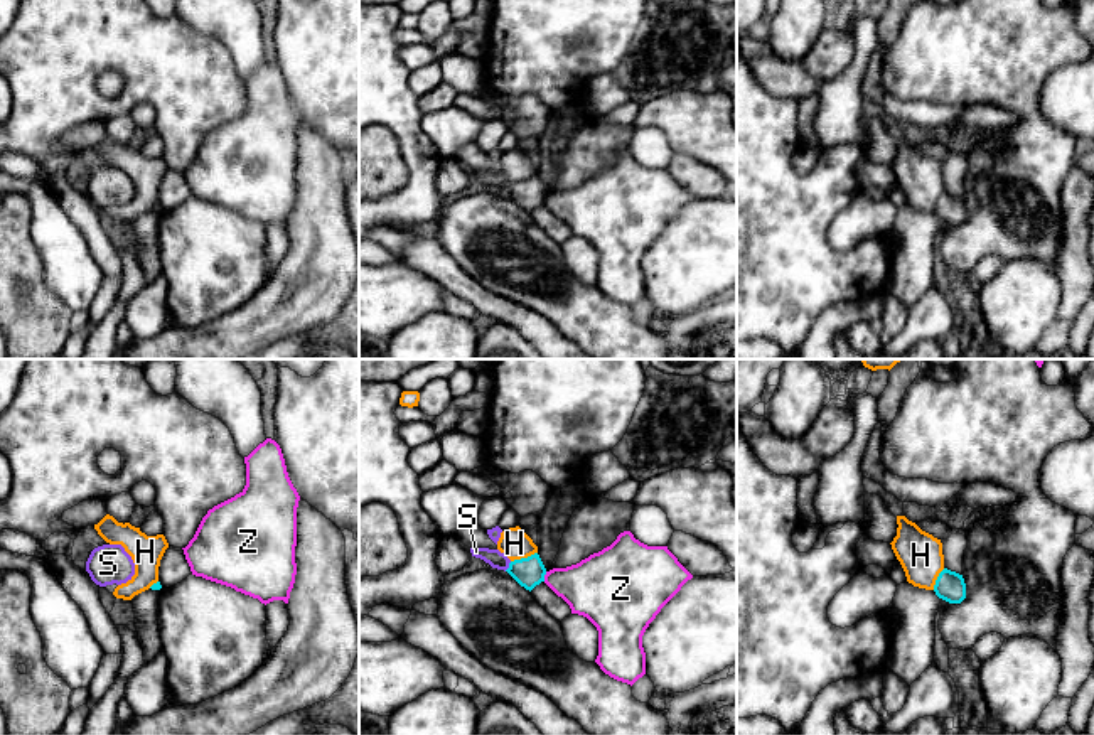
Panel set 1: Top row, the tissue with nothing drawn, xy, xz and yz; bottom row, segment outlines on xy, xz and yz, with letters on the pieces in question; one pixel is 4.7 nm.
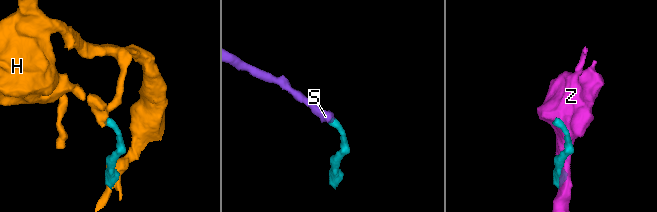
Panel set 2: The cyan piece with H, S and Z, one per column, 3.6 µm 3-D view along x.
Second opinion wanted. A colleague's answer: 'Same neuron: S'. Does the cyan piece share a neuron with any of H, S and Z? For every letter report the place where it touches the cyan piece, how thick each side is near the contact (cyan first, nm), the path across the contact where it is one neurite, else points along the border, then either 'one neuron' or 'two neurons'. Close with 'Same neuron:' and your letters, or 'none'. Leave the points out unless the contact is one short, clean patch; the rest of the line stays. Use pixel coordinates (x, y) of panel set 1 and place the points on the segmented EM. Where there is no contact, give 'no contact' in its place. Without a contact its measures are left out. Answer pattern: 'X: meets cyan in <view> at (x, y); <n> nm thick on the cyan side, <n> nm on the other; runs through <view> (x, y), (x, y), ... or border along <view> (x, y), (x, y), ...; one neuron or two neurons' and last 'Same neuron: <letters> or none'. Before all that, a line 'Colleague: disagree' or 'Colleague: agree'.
Colleague: agree
H: meets cyan in xz at (523, 558); 140 nm thick on the cyan side, 150 nm on the other; border along xz (536, 552), (511, 562); two neurons
S: meets cyan in xz at (509, 567); 140 nm thick on the cyan side, 80 nm on the other; runs through xz (528, 572), (509, 567), (498, 560); one neuron
Z: meets cyan in xz at (543, 577); 140 nm thick on the cyan side, 280 nm on the other; two neurons
Same neuron: S

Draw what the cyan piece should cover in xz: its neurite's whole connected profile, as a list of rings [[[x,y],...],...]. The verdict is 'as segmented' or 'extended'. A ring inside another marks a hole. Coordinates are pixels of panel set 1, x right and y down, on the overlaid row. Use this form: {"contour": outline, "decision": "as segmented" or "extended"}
{"contour": [[[470,548],[472,556],[484,560],[492,568],[507,571],[521,587],[533,590],[544,582],[546,568],[538,553],[511,561],[499,550]]], "decision": "extended"}

